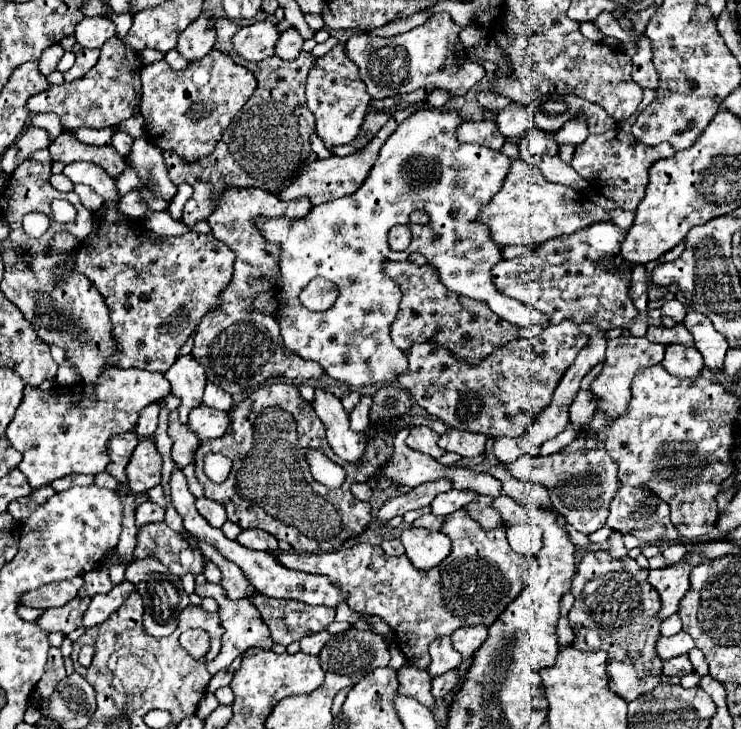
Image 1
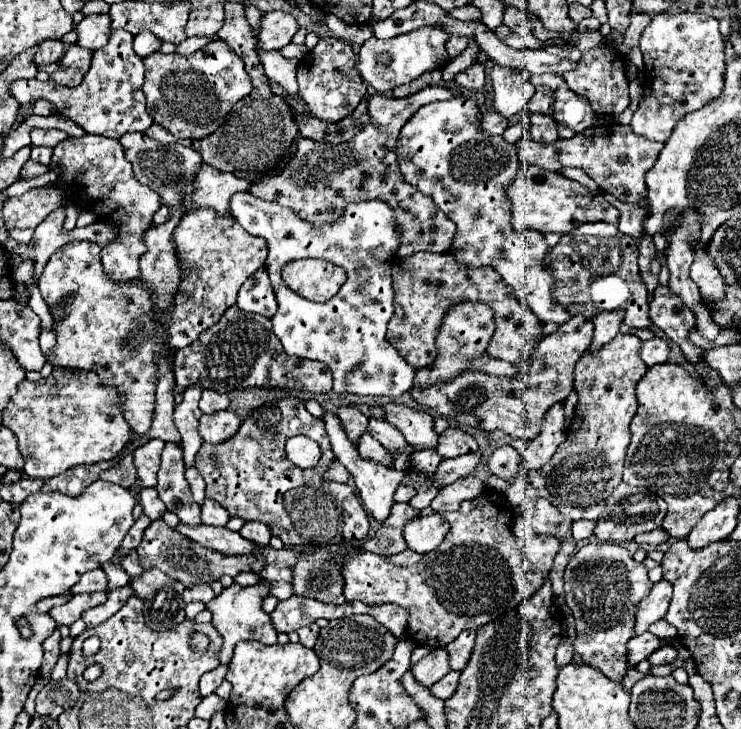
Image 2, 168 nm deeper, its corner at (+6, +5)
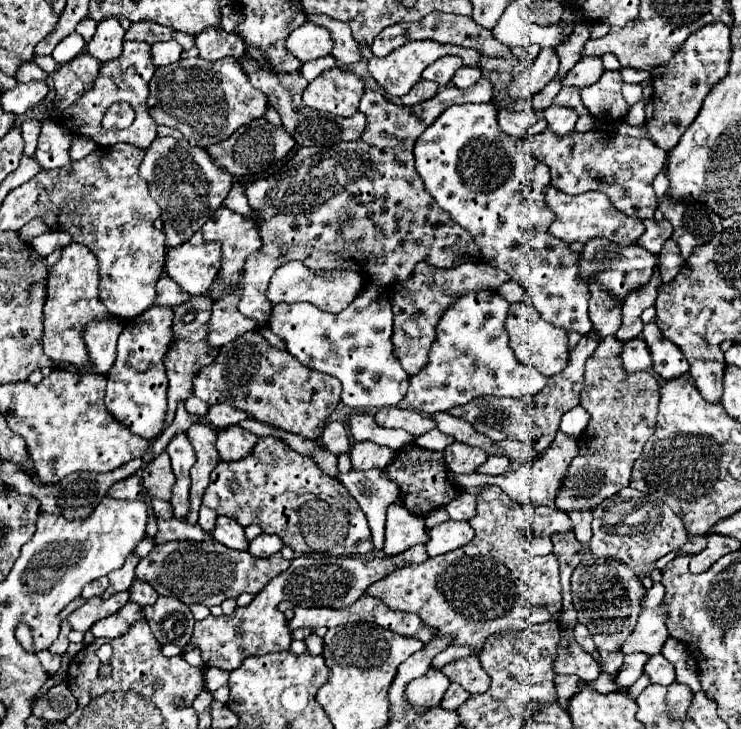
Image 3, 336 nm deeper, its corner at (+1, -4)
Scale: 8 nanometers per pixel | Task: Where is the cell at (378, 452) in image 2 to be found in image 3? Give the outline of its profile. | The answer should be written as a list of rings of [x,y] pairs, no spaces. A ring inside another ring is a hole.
[[[350,470],[338,476],[338,480],[356,498],[362,512],[366,514],[370,530],[372,530],[374,550],[382,550],[386,510],[390,504],[394,504],[394,500],[400,498],[398,484],[382,476],[382,470],[368,470],[368,472]]]

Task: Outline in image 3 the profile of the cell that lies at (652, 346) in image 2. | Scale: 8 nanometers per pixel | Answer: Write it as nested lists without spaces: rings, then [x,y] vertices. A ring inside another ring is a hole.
[[[642,338],[622,342],[622,368],[626,368],[626,372],[650,370],[650,366],[652,366],[652,358]]]

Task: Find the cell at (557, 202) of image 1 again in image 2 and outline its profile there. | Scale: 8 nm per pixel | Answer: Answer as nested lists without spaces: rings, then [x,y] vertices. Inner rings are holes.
[[[529,163],[521,165],[517,177],[507,189],[507,199],[511,203],[511,225],[517,233],[533,229],[541,233],[565,235],[587,221],[607,221],[617,225],[619,219],[619,211],[603,199],[601,191],[593,193],[559,173],[551,173]]]

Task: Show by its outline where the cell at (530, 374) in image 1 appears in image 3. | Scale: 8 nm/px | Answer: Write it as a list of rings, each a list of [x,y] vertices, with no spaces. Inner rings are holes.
[[[582,336],[580,344],[576,346],[576,350],[570,352],[570,362],[568,366],[556,374],[548,378],[546,388],[536,396],[528,396],[528,398],[498,398],[498,396],[482,396],[472,400],[466,406],[456,406],[452,410],[448,410],[448,414],[464,418],[466,422],[470,422],[474,426],[476,432],[484,432],[484,436],[492,438],[494,442],[500,440],[520,440],[524,444],[532,444],[538,452],[546,450],[560,426],[562,416],[572,410],[574,406],[580,404],[580,388],[582,388],[582,378],[584,378],[584,364],[586,360],[592,356],[592,352],[596,350],[598,340],[594,338],[586,338]]]

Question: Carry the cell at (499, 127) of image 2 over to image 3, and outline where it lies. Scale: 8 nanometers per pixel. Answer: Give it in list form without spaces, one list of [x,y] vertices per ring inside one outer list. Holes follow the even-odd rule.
[[[500,110],[498,114],[498,124],[500,124],[500,130],[510,134],[510,136],[518,136],[518,138],[524,138],[528,128],[538,120],[536,112],[526,112],[526,110],[520,110],[520,112],[508,112],[508,110]]]

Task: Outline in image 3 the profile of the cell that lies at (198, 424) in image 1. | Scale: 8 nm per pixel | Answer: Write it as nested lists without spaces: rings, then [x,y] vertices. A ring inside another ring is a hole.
[[[228,426],[218,434],[218,452],[220,458],[226,462],[242,460],[254,450],[254,444],[258,442],[258,436],[240,428],[240,426]]]

